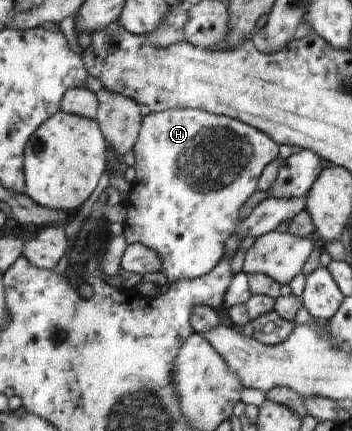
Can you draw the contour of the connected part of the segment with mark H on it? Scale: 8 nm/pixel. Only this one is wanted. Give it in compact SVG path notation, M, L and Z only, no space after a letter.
M192 107L168 109L165 111L151 112L145 116L142 121L142 126L132 149L135 153L135 171L136 178L132 182L130 197L125 203L127 206L126 222L124 223L124 236L126 237L128 245L134 243L143 244L154 251L158 258L161 259L161 270L167 277L168 284L177 283L178 281L193 280L201 278L208 274L217 264L222 260L223 252L225 252L225 240L235 232L241 220L239 220L239 208L245 204L245 200L257 190L257 180L263 172L263 168L277 159L277 152L279 146L270 138L269 135L262 131L256 130L253 126L240 122L238 119L231 119L224 115L215 115L209 111L201 111L200 109L193 109Z

